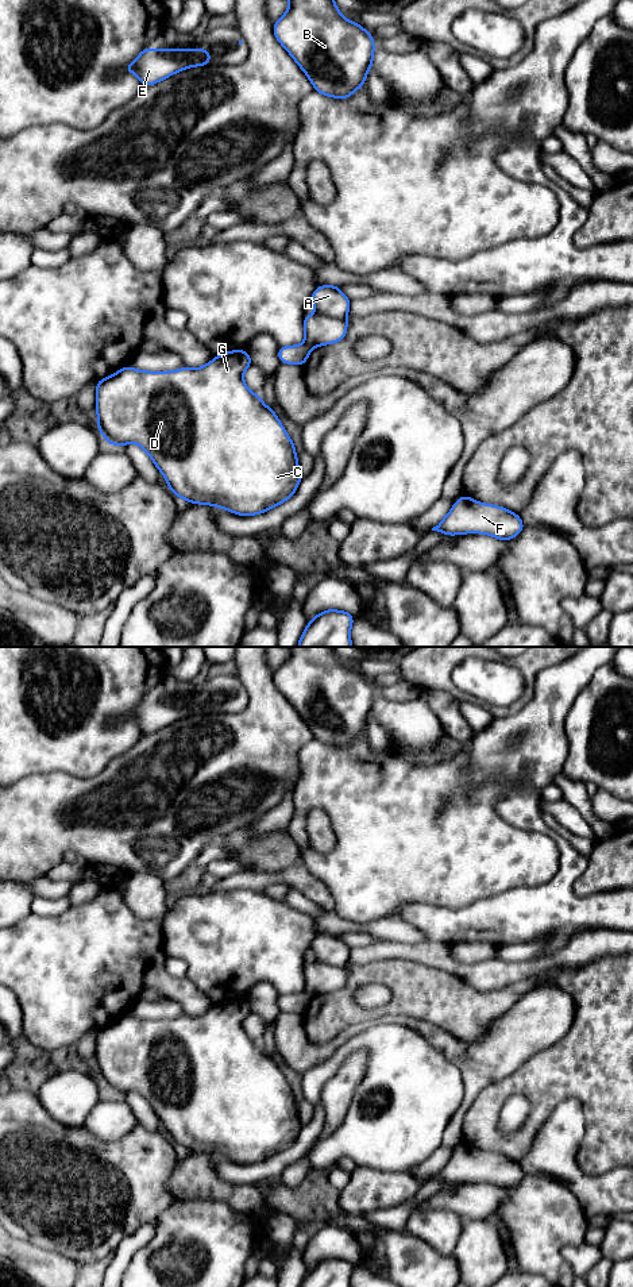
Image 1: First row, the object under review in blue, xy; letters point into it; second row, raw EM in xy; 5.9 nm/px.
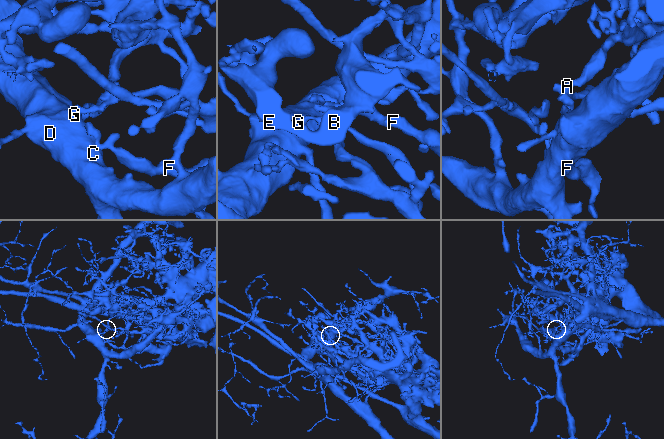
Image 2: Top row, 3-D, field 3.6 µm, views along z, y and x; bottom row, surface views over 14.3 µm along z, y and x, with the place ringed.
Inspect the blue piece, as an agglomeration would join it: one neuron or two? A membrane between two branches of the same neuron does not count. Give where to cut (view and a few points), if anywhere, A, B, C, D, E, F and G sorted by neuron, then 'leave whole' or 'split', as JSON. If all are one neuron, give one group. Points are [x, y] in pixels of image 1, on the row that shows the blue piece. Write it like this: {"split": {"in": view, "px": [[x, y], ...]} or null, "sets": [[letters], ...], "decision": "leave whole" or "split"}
{"split": {"in": "xy", "px": [[305, 342], [311, 347]]}, "sets": [["A", "B", "E", "F"], ["C", "D", "G"]], "decision": "split"}

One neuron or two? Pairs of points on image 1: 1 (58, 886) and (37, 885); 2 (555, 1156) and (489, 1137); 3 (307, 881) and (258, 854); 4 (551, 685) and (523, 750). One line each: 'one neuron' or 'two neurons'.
1: one neuron
2: two neurons
3: two neurons
4: one neuron

